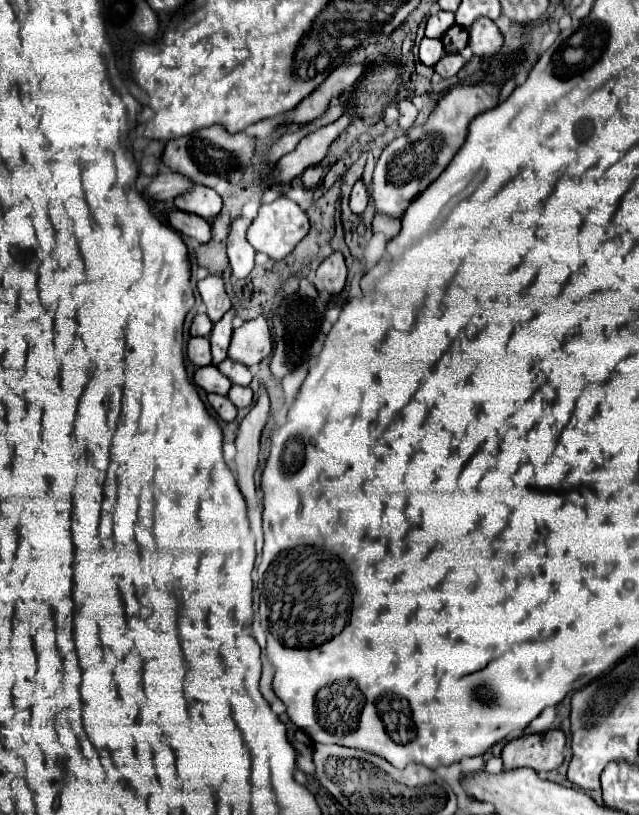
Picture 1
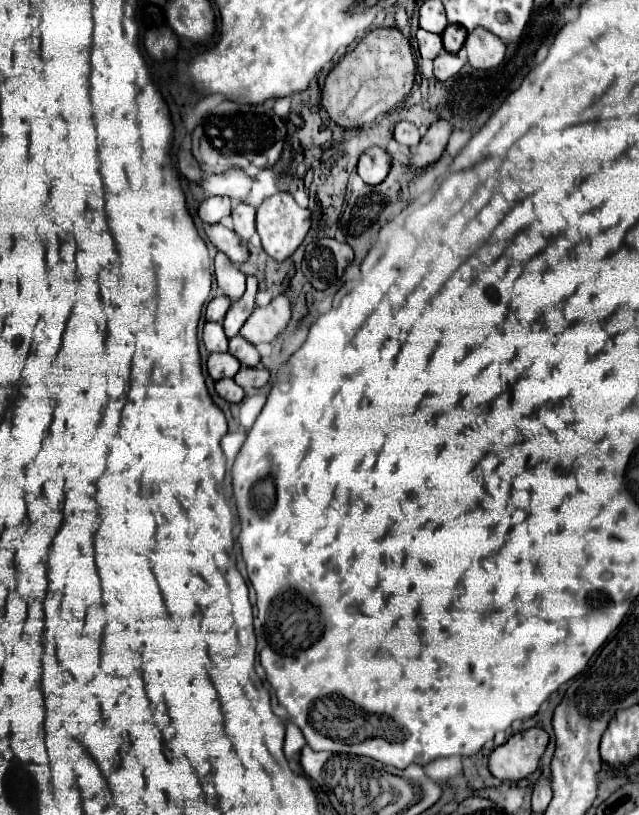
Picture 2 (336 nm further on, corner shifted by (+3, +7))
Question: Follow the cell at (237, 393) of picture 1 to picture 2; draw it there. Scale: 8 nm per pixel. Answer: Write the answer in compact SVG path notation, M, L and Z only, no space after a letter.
M240 367L240 371L234 375L234 381L244 389L260 389L268 383L270 373L264 367Z

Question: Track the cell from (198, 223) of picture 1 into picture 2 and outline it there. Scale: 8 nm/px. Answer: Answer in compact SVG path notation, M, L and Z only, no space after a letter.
M214 223L214 225L206 225L204 231L206 231L206 237L212 241L212 245L218 251L222 251L224 255L228 255L228 259L232 263L238 265L238 263L242 263L248 257L246 245L238 239L238 235L232 229L226 229L224 225Z

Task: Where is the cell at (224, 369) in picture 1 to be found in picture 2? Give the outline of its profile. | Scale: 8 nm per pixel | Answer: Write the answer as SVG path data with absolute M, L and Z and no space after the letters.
M236 335L230 339L230 349L228 349L230 355L234 355L242 365L246 367L256 367L260 363L260 355L256 351L254 345L250 345L244 337Z

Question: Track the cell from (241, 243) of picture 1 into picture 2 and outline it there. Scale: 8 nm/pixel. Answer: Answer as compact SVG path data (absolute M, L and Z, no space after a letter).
M240 203L240 205L232 211L232 225L234 225L236 235L238 235L242 241L248 241L248 239L256 233L254 215L256 215L256 209L250 207L250 205L246 205L246 203Z

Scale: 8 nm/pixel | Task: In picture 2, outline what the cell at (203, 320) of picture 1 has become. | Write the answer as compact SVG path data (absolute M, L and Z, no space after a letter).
M214 297L208 307L206 307L206 321L222 321L226 311L230 307L230 299L228 297Z

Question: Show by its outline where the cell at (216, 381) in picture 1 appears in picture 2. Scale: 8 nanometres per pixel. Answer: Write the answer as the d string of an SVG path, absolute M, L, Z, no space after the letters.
M212 353L208 357L208 375L214 381L220 381L224 377L234 377L240 369L240 361L236 357L230 357L230 353Z

